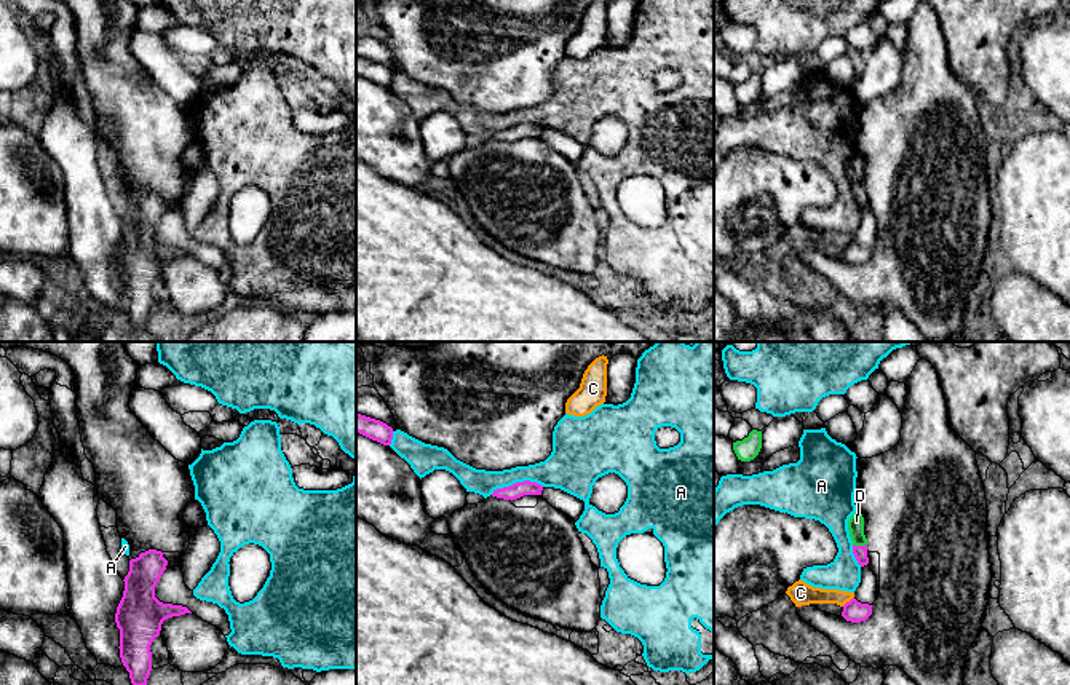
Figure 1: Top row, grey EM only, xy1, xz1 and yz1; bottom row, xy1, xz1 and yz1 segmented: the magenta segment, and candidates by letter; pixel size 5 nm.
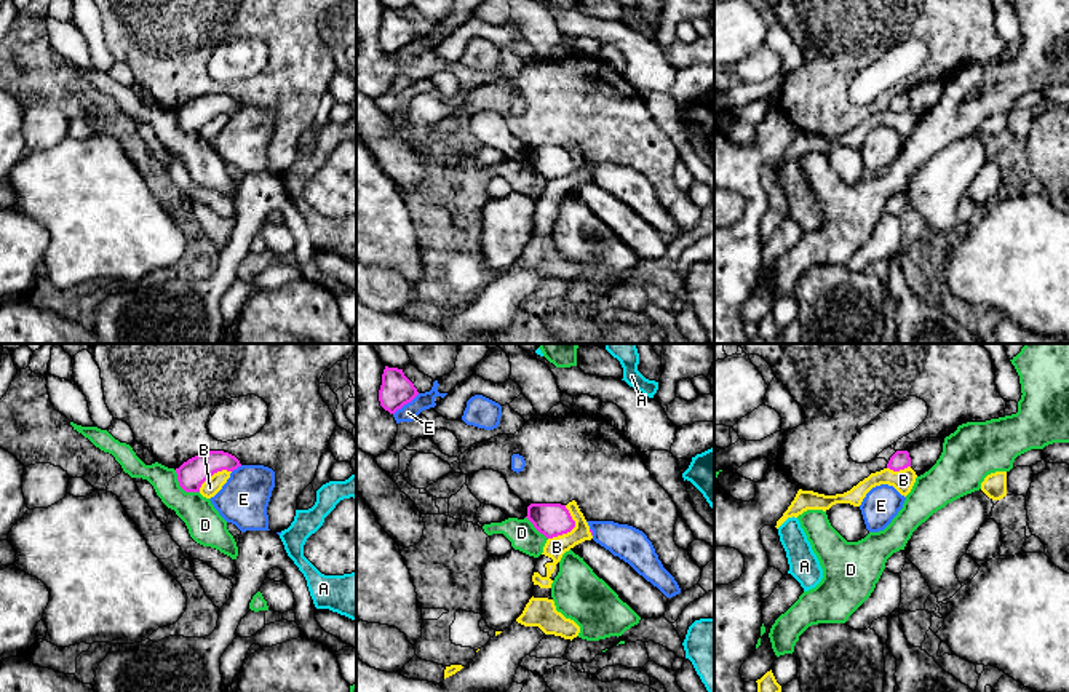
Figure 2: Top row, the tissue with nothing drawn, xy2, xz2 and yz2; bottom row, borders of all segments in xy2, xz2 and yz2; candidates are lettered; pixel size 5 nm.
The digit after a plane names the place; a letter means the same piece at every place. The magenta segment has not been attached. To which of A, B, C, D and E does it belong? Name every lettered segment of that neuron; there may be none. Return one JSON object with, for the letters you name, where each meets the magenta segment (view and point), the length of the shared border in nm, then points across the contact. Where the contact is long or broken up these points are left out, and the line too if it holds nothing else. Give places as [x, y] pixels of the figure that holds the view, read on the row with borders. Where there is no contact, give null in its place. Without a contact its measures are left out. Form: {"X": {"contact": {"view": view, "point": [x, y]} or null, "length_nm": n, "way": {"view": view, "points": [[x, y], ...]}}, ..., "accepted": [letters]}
{"D": {"contact": {"view": "xy2", "point": [182, 488]}, "length_nm": 170}, "accepted": ["D"]}

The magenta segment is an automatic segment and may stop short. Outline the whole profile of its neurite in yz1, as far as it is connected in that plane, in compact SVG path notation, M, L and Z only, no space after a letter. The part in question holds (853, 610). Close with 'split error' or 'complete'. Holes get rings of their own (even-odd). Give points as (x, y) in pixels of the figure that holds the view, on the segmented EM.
M854 597L843 605L842 616L851 623L866 621L872 615L872 605L861 604Z | complete

